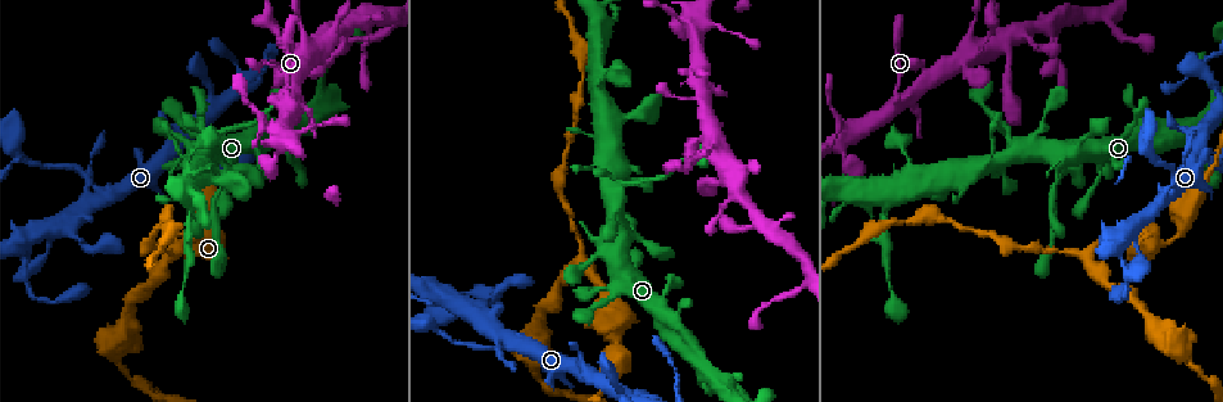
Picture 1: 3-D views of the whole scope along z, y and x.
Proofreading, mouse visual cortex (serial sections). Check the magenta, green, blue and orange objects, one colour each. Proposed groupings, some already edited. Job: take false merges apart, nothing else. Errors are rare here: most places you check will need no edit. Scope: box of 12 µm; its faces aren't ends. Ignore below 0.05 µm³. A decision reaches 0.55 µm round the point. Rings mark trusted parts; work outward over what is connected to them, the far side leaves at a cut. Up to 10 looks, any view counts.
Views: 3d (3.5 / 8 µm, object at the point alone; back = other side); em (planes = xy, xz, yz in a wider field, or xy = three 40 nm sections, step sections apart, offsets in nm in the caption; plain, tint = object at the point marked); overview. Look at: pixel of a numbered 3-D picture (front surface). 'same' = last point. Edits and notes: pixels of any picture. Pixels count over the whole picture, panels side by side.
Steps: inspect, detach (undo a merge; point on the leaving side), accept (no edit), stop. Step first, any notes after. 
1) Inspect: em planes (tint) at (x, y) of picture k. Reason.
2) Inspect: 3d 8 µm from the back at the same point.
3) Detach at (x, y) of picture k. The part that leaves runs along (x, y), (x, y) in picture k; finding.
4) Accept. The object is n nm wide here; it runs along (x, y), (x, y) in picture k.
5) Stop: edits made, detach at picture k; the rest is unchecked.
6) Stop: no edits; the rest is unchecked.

Inspect: 3d 3.5 µm at (643, 243) of picture 1. Two arms in line, one across.

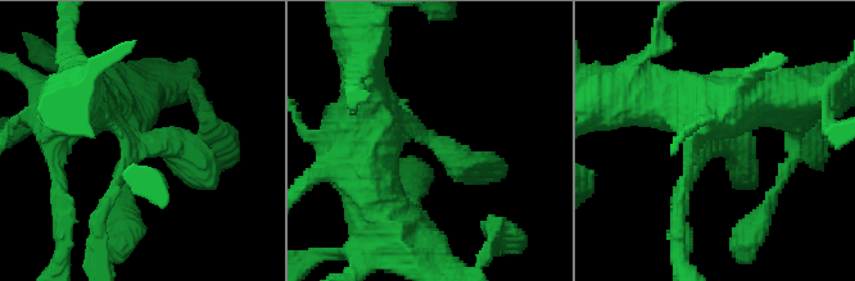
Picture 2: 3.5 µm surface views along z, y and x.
Inspect: em xy step 2 (tint) at (142, 146) of picture 2. 3 arms meet here; the arms are 150, 350, 600 nm wide.

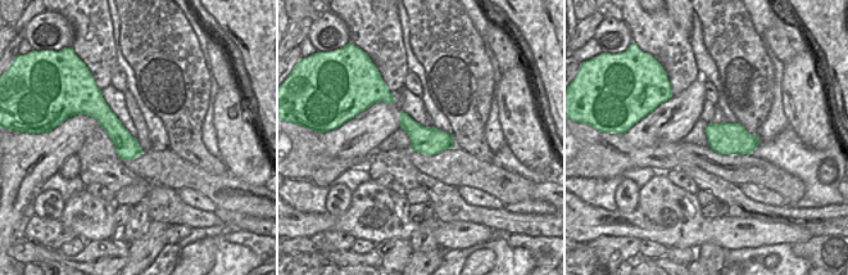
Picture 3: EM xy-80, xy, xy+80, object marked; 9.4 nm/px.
Accept. All the same cell.

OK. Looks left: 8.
Inspect: em xy step 3 (tint) at (186, 211) of picture 1. A narrow waist.

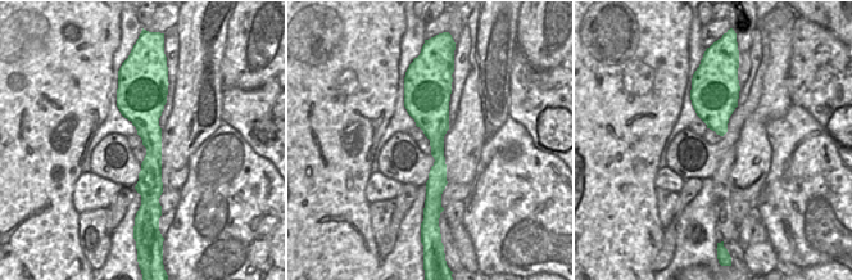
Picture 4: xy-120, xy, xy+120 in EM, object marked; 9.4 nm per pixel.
Inspect: 3d 3.5 µm from the back at the same point. Wider look.

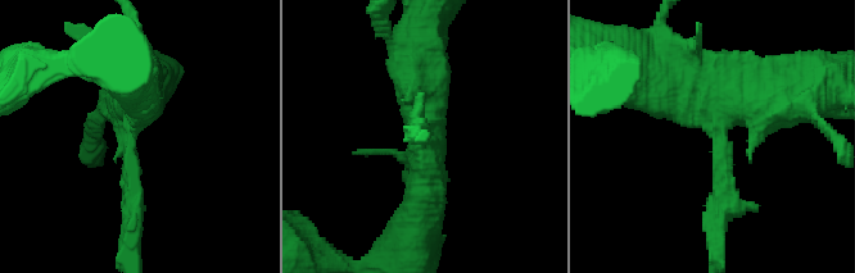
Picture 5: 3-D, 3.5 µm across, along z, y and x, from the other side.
Accept. It runs along (422, 89), (435, 123), (438, 199) in picture 4; one cell here.

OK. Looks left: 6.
Inspect: 3d 3.5 µm at (1173, 239) of picture 1. Thick turns thin.

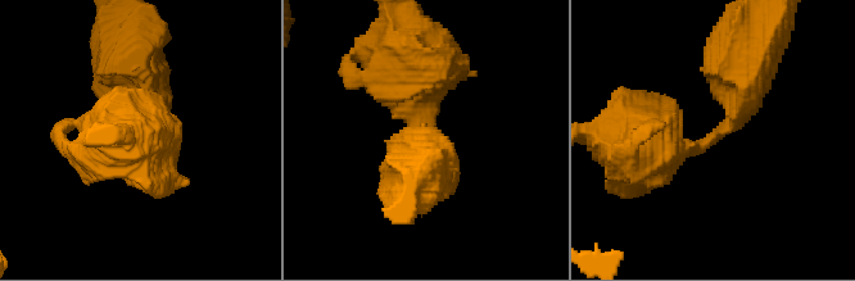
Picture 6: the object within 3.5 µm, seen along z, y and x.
Inspect: em xy step 5 (tint) at (720, 130) of picture 6.

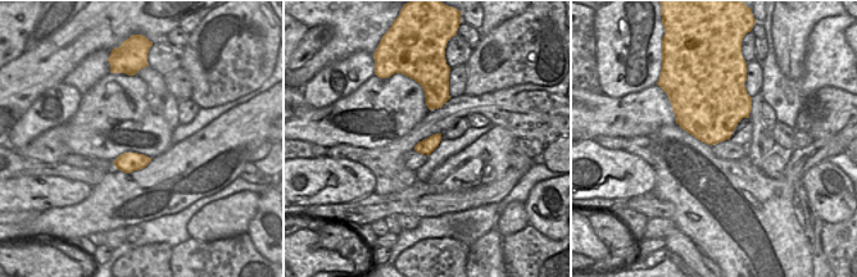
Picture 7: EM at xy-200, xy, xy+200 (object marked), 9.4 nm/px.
Inspect: em xy step 2 (tint) at the same point. Cut it another way.

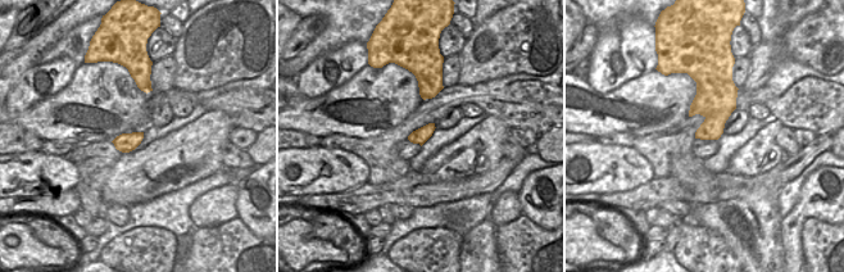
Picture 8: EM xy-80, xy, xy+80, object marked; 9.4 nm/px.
Accept. One cell here.

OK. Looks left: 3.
Inspect: 3d 8 µm at (107, 196) of picture 1. Branch point.

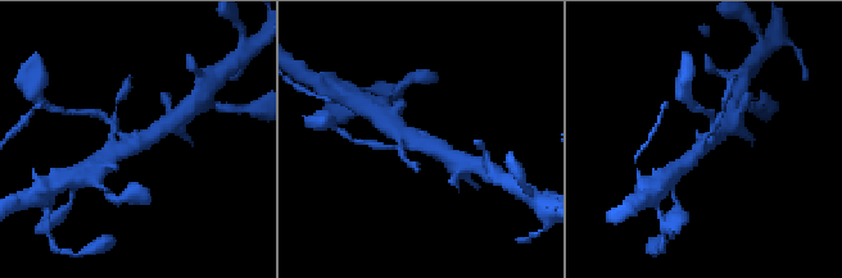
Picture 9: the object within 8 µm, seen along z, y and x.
Inspect: em planes (tint) at (705, 145) of picture 9. 3 arms meet here; the arms are 150, 400, 500 nm wide.

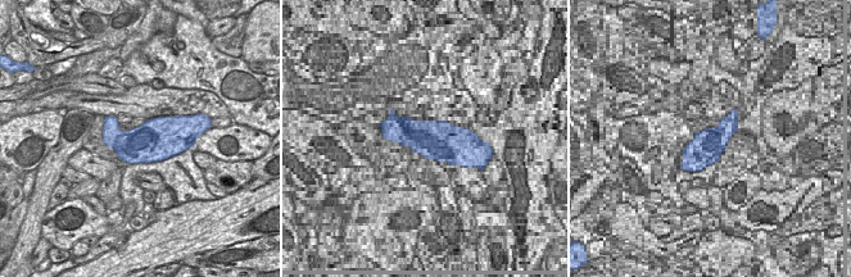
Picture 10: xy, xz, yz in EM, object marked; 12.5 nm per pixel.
Accept. It runs along (163, 126), (146, 140), (104, 159) in picture 9; all the same cell.

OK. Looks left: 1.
Stop: no edits; the rest is unchecked.

